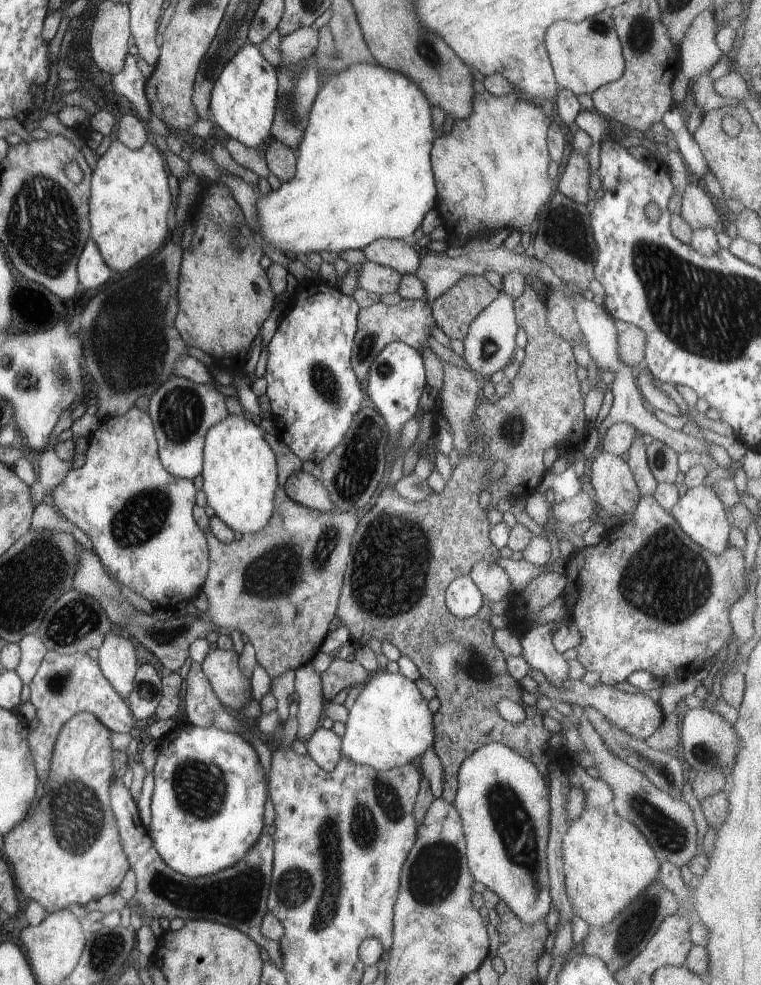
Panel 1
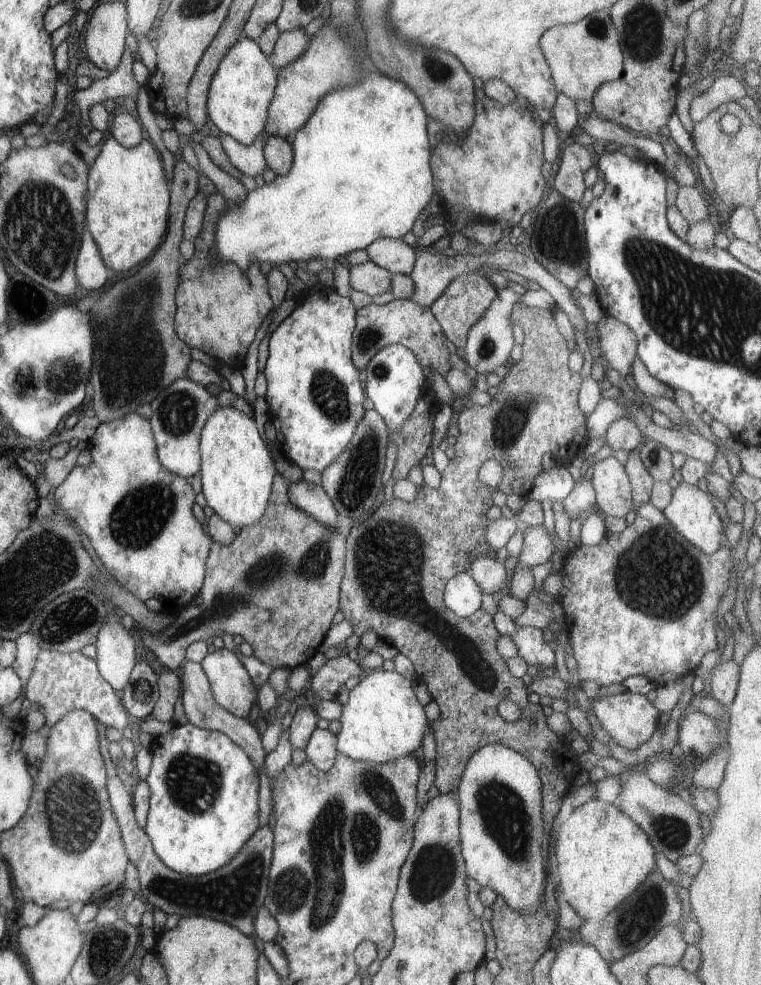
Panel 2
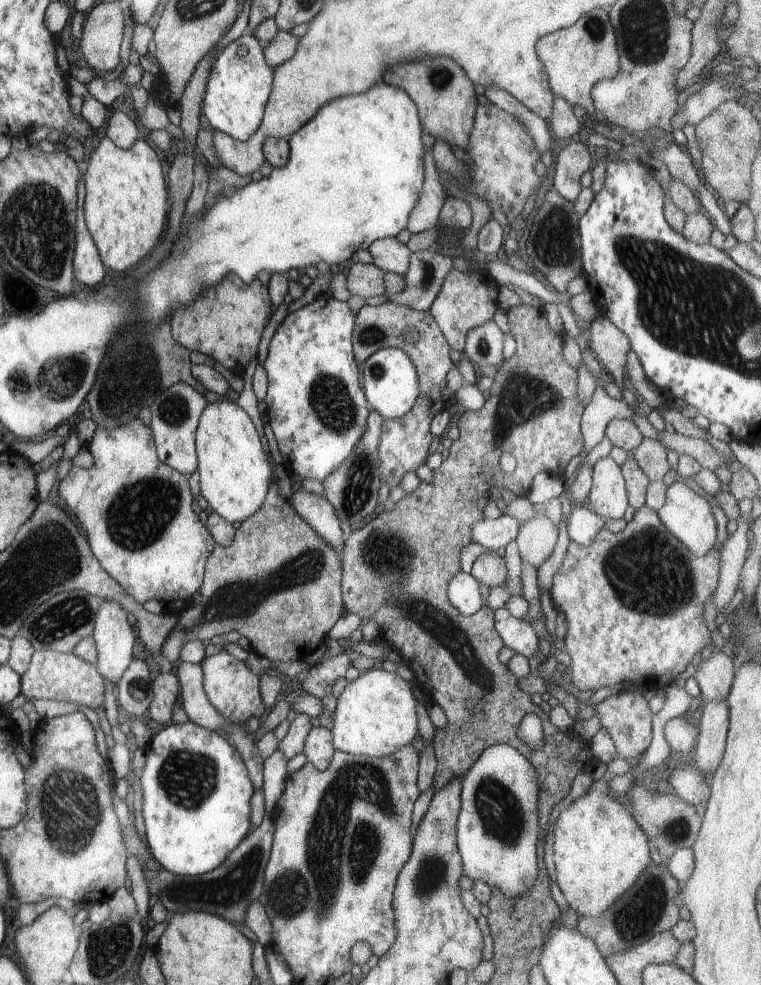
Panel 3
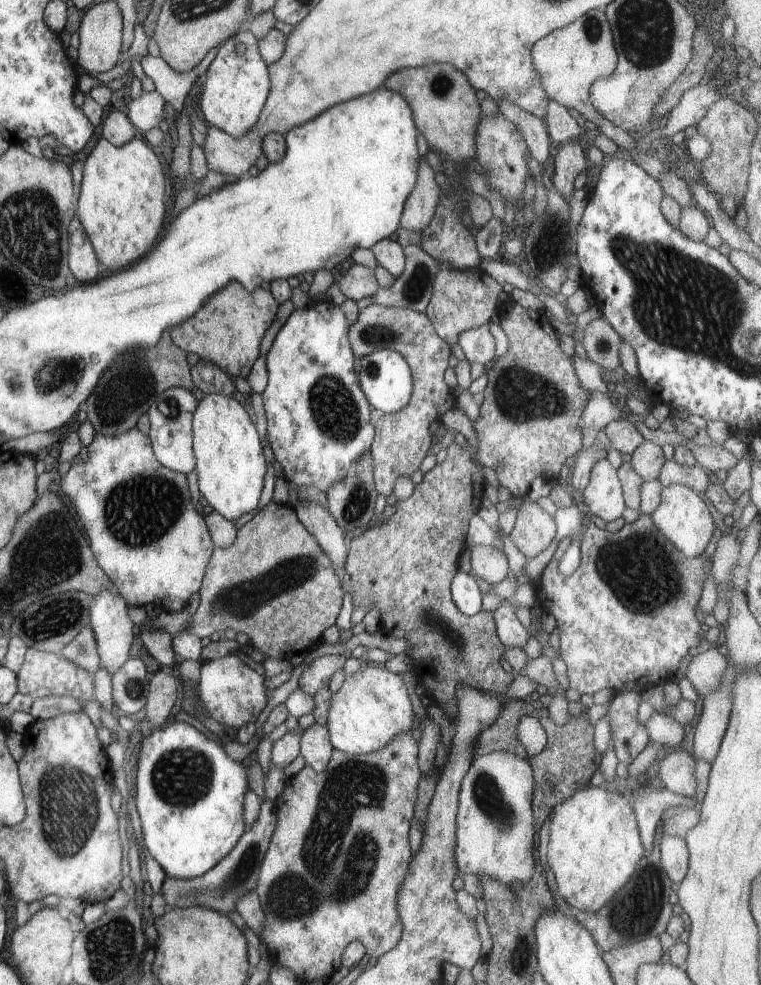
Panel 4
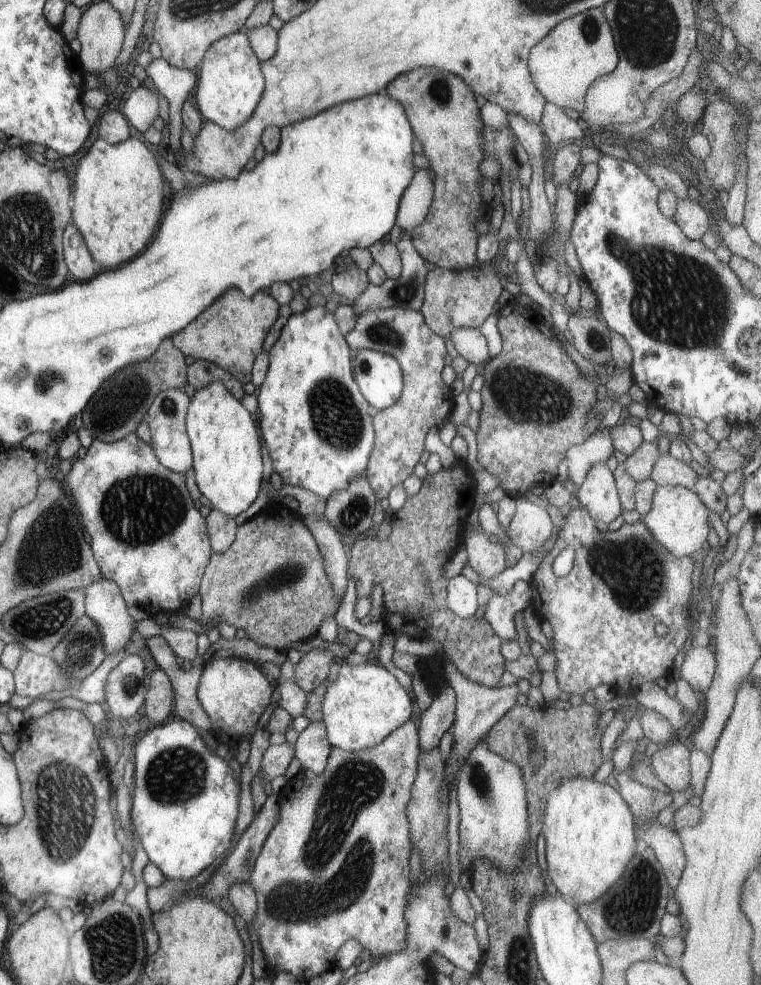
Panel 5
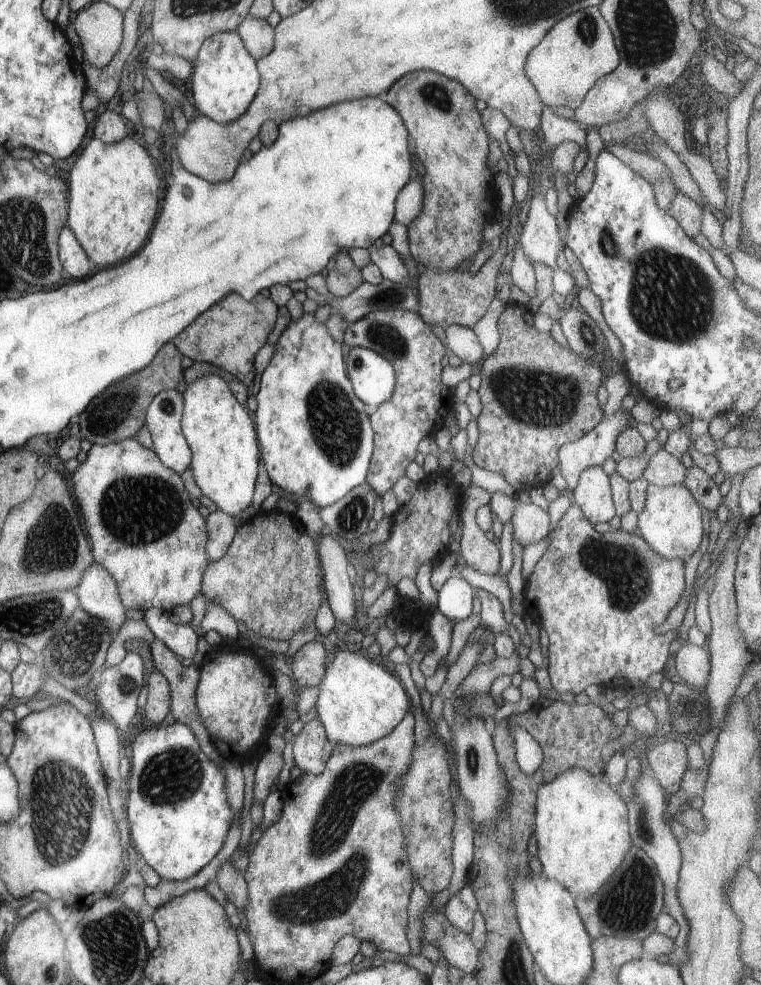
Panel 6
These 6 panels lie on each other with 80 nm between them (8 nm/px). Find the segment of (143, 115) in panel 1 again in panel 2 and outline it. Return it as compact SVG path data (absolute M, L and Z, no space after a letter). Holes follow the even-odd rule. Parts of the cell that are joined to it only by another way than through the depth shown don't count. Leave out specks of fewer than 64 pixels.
M123 46L117 68L105 78L95 80L85 89L74 89L68 98L79 108L78 131L85 137L93 128L89 118L89 107L117 96L133 96L136 103L137 91L141 87L132 74L132 63L136 56Z

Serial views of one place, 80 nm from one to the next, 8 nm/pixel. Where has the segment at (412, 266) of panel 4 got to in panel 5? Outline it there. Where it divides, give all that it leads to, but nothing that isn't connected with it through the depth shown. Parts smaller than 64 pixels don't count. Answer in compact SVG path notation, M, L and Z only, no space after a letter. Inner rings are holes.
M402 230L401 239L395 245L400 254L401 270L396 279L385 279L380 285L369 283L365 290L354 299L352 309L356 316L366 310L379 310L387 307L406 308L412 311L419 311L424 295L424 282L428 272L432 269L424 258L414 249L409 232Z

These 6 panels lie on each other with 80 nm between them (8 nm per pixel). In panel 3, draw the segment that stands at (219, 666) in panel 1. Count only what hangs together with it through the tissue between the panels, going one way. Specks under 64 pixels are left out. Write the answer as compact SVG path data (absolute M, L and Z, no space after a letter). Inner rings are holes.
M221 649L215 655L204 656L199 666L202 670L202 687L207 700L227 720L243 725L250 716L257 718L263 712L265 706L260 697L259 677L249 671L243 661L235 659L225 649Z

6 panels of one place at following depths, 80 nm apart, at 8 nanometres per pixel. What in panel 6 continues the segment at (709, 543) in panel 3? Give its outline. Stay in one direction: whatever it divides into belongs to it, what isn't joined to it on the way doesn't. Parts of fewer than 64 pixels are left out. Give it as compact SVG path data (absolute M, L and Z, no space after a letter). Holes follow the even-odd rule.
M684 484L666 487L647 485L646 499L643 510L637 515L636 528L649 548L660 557L669 560L680 558L684 562L697 550L703 538L700 504Z

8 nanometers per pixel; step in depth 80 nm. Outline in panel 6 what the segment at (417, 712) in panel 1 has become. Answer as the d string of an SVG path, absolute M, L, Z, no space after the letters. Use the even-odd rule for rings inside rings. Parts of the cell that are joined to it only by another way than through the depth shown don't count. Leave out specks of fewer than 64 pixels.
M339 646L334 651L334 658L331 664L326 667L323 678L317 686L319 688L318 698L315 702L316 712L318 714L318 720L320 724L325 729L327 740L330 740L333 744L347 745L360 747L371 744L376 740L379 740L381 737L384 737L386 734L390 733L390 730L393 730L393 727L396 724L401 722L401 719L405 716L405 713L408 711L410 706L410 700L408 694L405 694L405 688L402 686L402 682L397 677L393 677L390 672L387 672L385 668L377 660L365 660L365 656L362 657L358 652L350 652L344 647Z

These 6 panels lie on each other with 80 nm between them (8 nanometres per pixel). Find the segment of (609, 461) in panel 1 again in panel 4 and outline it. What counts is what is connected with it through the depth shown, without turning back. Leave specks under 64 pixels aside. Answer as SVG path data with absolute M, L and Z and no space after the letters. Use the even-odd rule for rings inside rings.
M599 459L591 467L587 486L577 499L585 504L589 516L599 517L605 522L621 516L625 508L621 483L607 459Z

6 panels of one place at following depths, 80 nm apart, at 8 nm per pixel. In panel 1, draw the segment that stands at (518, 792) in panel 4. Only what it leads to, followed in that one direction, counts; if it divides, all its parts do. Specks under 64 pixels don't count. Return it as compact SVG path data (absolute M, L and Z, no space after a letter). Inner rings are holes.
M491 742L474 750L459 765L456 783L453 805L461 819L466 865L474 880L492 890L526 925L544 919L552 904L546 859L550 833L550 791L544 776L517 751Z

